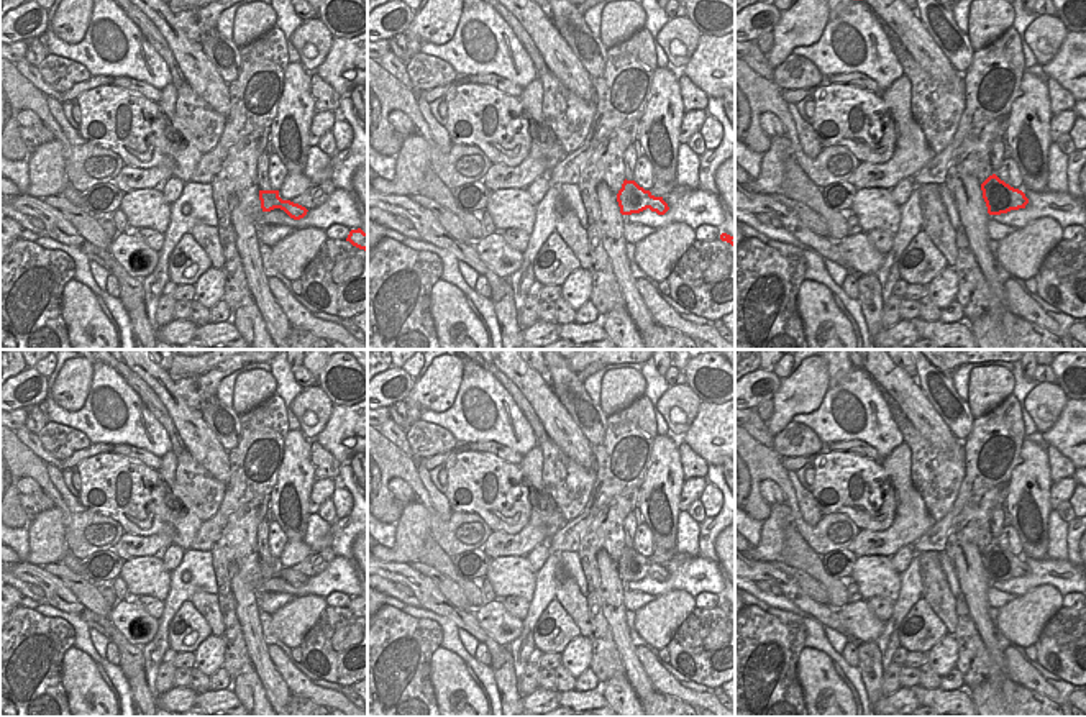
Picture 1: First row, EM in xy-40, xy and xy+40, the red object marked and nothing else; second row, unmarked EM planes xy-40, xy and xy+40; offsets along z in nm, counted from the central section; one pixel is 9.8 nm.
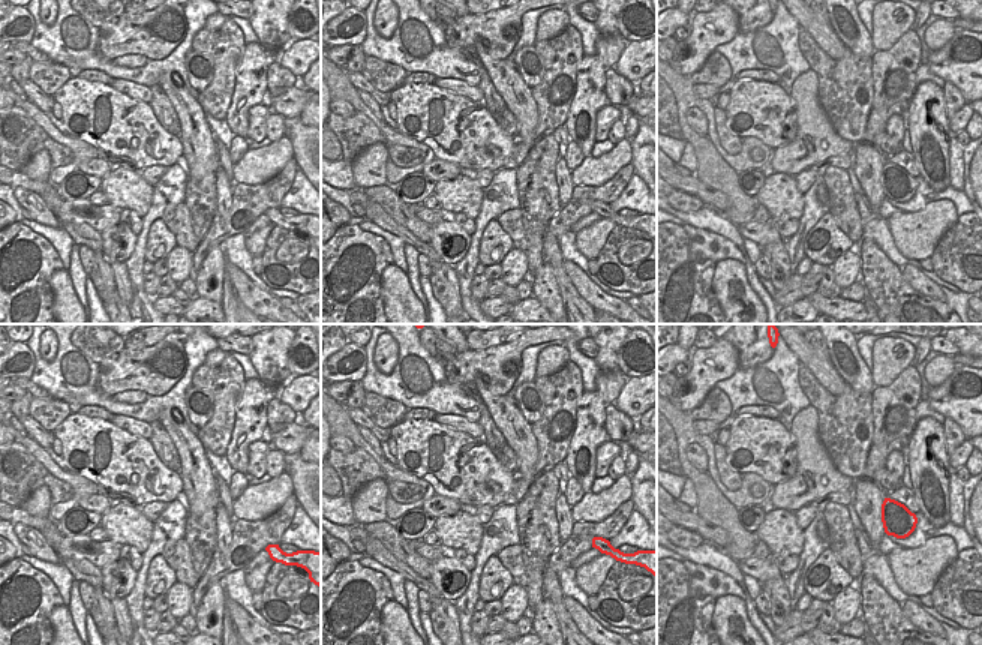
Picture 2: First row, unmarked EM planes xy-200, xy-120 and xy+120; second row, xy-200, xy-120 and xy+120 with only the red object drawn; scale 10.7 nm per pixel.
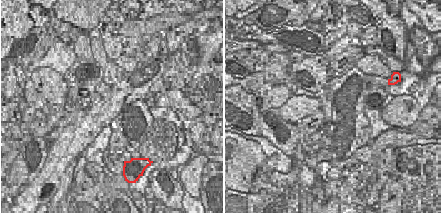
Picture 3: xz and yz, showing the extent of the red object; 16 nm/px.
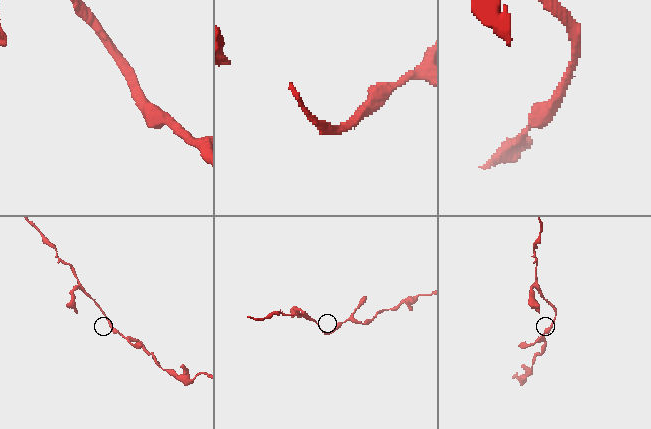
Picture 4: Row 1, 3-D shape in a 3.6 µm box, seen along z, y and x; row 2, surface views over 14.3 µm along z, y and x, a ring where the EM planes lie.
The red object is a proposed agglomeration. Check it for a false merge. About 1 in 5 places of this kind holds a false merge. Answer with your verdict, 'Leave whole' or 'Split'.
Leave whole

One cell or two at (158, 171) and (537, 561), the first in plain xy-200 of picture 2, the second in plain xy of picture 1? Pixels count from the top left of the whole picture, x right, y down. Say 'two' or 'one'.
one

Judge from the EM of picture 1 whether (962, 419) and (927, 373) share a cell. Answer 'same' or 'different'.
same

